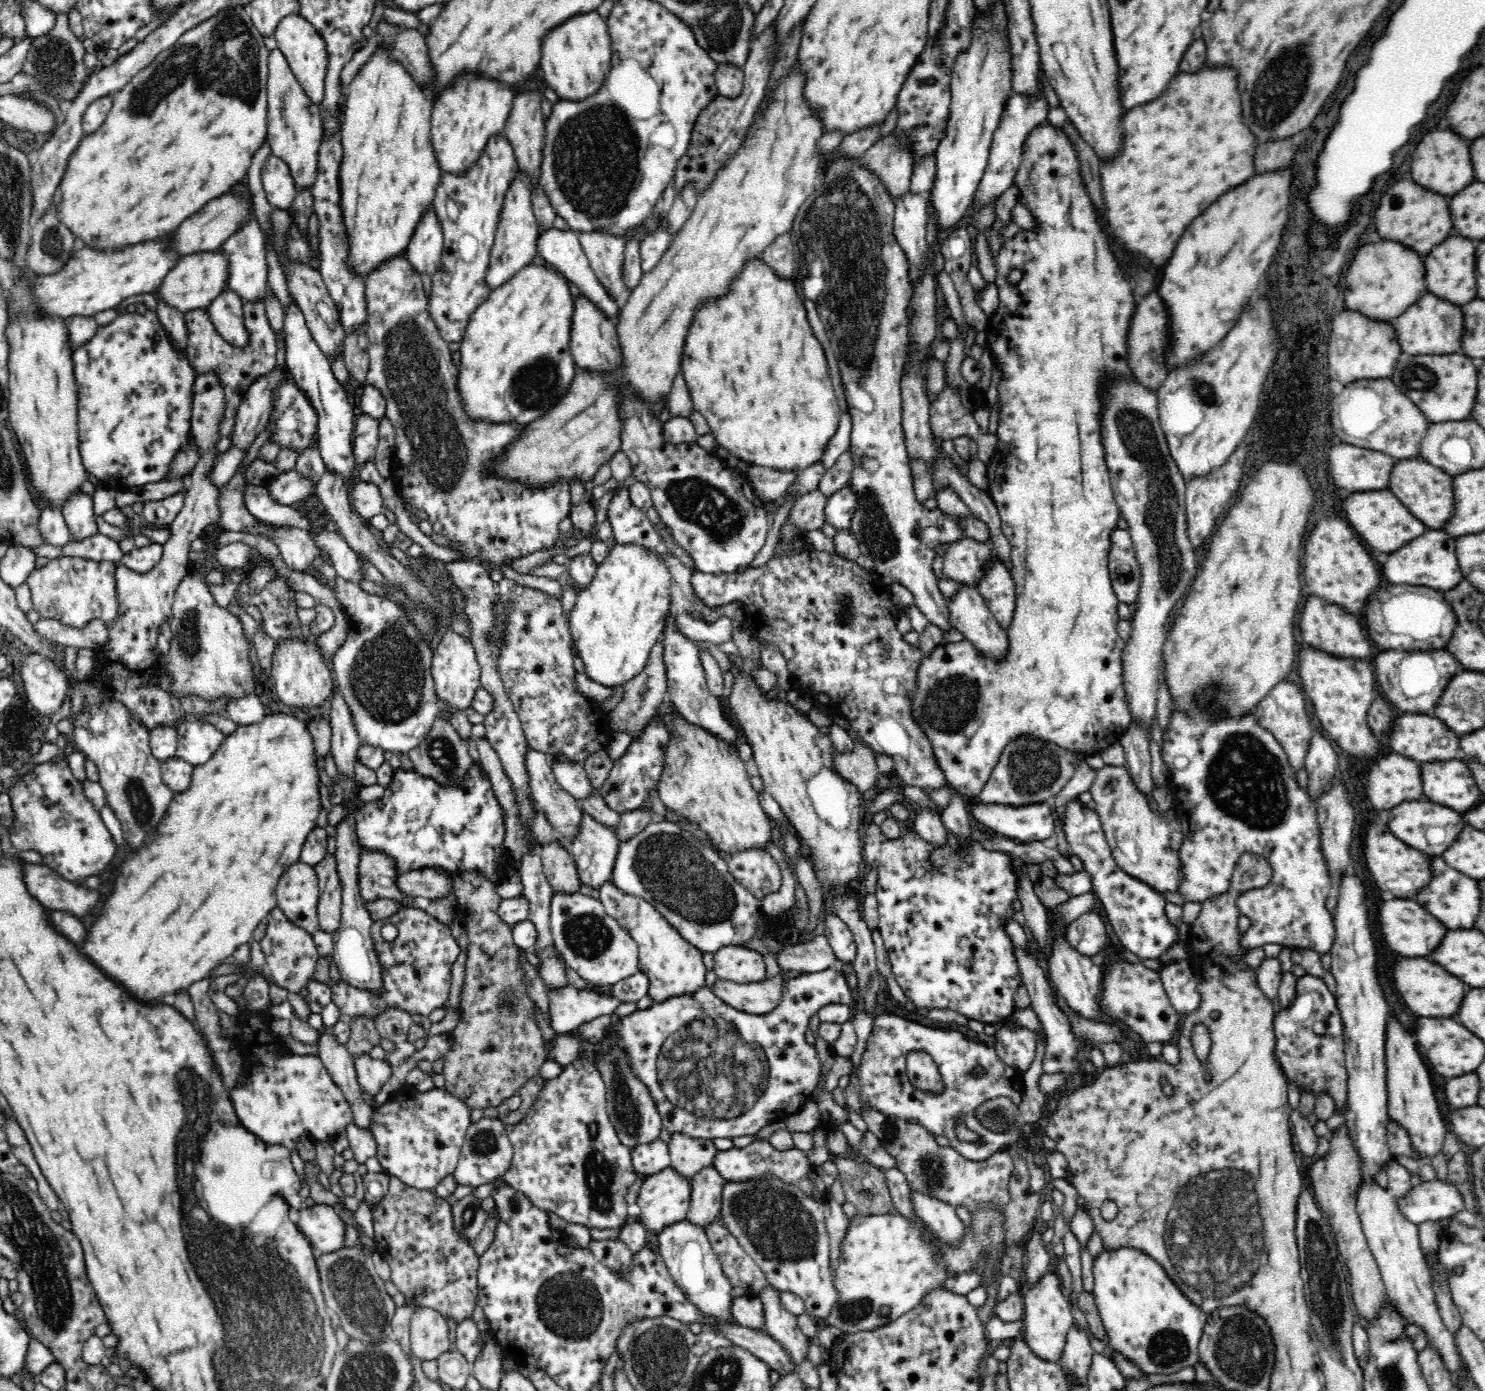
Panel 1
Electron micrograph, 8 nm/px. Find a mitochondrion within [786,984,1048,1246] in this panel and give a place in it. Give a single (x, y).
(931, 1170)

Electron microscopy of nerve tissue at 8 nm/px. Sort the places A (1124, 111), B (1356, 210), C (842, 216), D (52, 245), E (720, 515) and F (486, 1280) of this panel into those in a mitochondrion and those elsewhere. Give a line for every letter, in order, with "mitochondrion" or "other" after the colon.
A: other
B: other
C: mitochondrion
D: mitochondrion
E: mitochondrion
F: other

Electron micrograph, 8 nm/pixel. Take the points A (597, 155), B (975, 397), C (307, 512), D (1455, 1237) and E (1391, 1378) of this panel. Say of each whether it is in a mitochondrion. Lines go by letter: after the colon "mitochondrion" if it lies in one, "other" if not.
A: mitochondrion
B: other
C: other
D: other
E: mitochondrion

